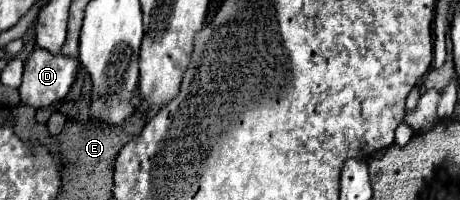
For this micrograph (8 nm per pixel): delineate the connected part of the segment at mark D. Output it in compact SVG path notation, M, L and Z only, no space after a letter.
M35 48L25 62L23 82L19 86L21 102L43 108L61 100L77 78L77 64L73 56Z

